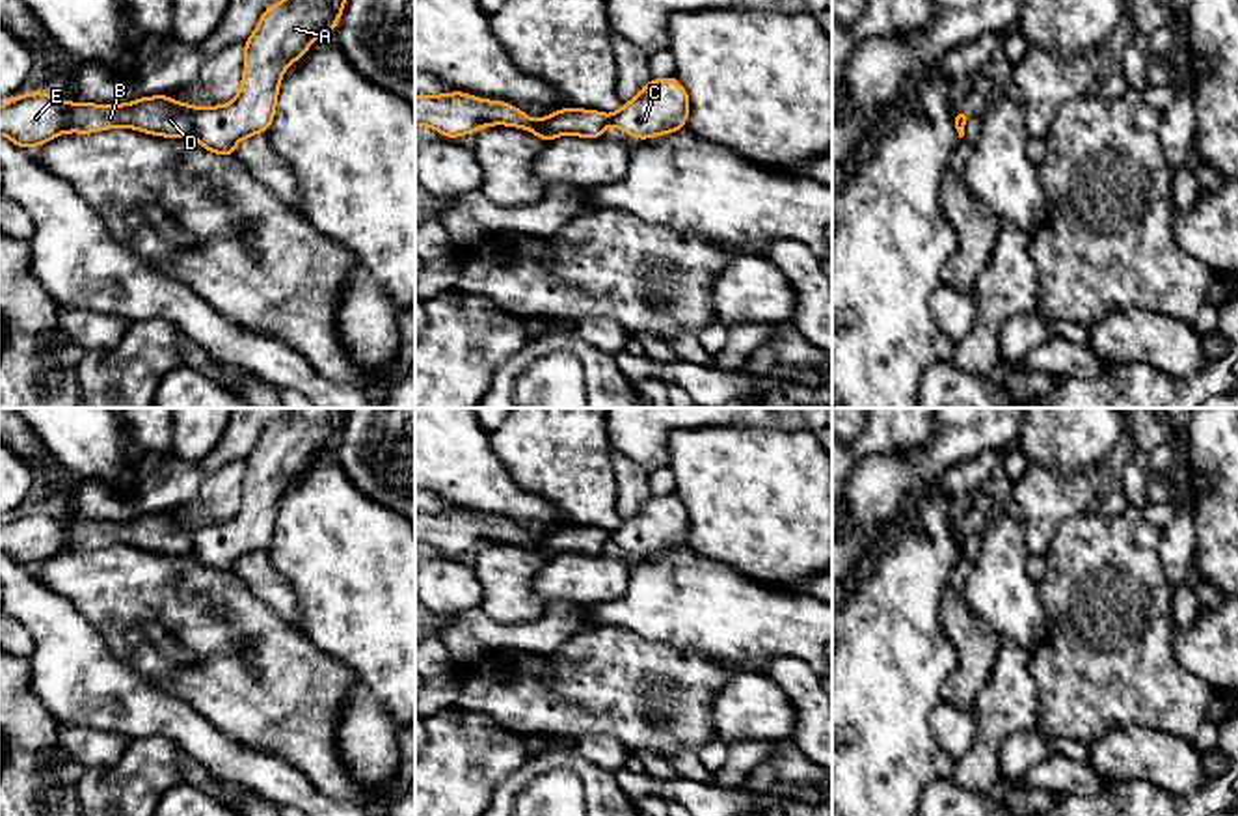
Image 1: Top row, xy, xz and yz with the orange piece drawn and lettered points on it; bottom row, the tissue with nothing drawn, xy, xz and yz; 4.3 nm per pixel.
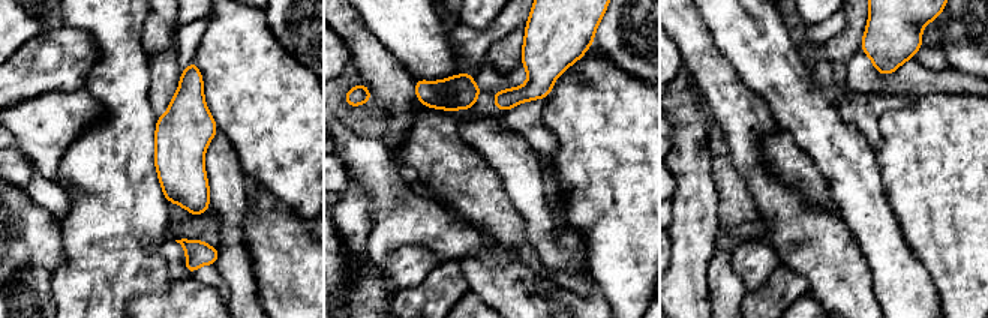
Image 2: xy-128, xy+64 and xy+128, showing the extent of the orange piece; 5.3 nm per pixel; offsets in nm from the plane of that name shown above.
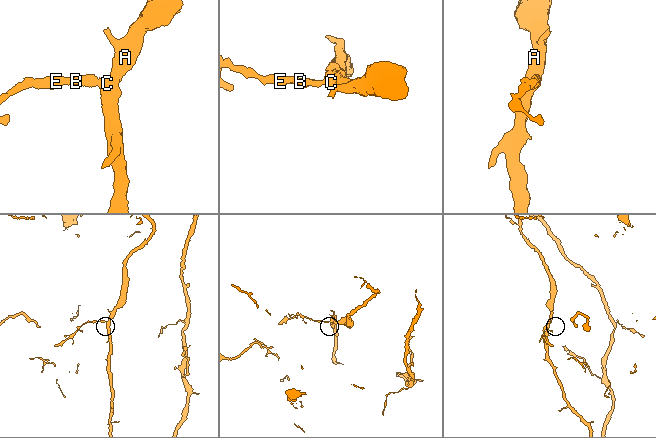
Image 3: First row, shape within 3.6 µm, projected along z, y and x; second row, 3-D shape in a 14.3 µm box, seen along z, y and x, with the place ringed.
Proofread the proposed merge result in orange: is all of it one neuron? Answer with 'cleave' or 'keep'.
cleave

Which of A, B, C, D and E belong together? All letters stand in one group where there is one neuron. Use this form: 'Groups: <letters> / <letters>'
Groups: A C / B D E

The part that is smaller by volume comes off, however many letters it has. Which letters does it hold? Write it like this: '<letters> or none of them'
B, D, E

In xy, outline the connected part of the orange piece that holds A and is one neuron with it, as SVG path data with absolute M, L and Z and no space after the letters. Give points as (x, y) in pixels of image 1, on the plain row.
M290 408L287 417L270 421L251 455L244 460L244 494L238 512L223 524L199 524L194 531L194 555L210 570L233 574L236 561L268 550L285 486L302 477L322 449L335 449L348 408Z

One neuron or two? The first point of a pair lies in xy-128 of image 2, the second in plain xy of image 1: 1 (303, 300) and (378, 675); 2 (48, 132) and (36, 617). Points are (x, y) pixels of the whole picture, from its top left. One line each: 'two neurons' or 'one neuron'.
1: two neurons
2: two neurons

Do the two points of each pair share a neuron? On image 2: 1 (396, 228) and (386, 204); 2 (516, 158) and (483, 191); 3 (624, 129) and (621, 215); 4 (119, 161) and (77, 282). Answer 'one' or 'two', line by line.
1: one
2: two
3: one
4: one

